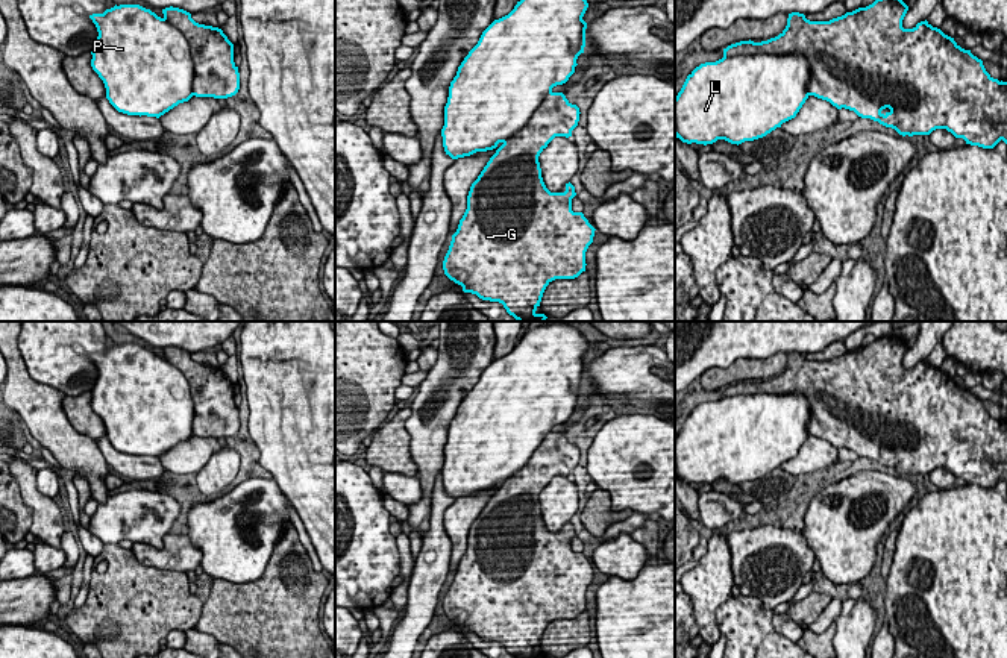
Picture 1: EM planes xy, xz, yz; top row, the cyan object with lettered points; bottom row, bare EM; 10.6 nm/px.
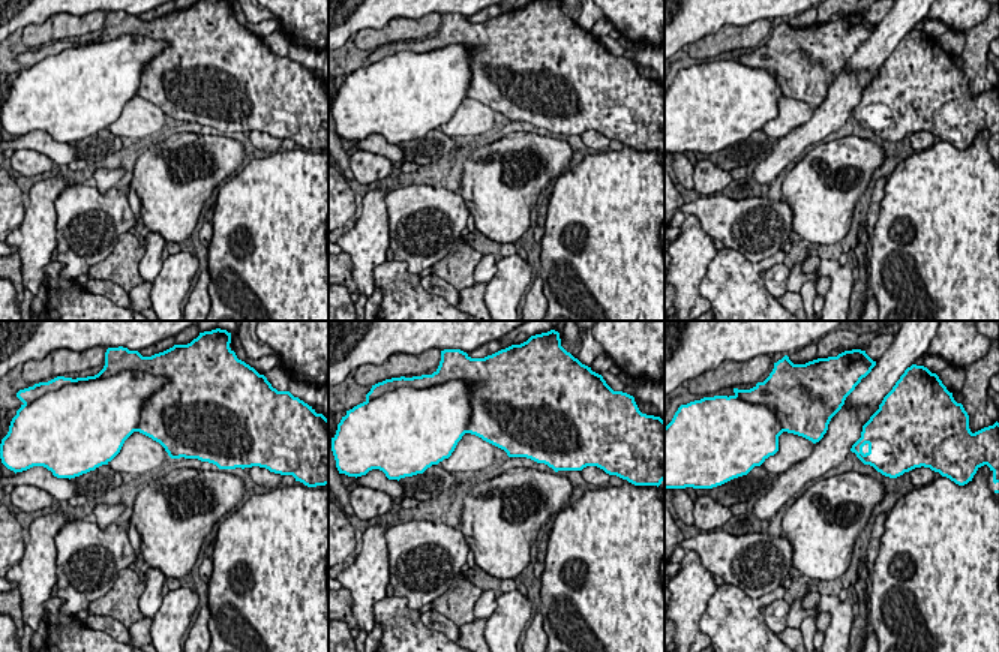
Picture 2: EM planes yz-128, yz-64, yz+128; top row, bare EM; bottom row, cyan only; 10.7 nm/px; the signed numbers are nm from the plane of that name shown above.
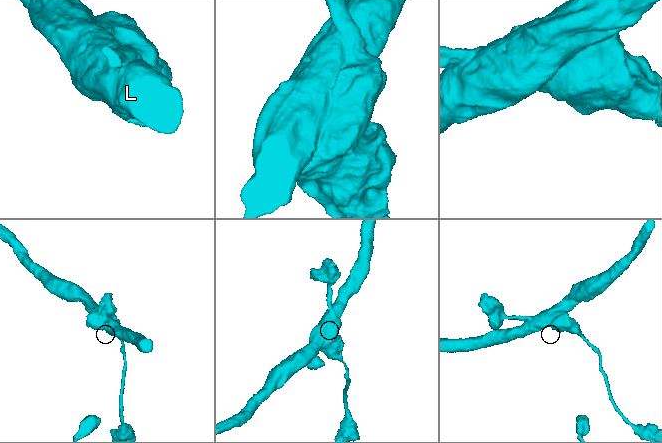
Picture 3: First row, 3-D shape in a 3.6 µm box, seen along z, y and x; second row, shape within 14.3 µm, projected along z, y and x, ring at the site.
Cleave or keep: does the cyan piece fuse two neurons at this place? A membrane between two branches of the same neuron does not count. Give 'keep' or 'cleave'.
cleave

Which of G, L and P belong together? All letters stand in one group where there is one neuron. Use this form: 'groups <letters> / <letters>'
groups G / L P

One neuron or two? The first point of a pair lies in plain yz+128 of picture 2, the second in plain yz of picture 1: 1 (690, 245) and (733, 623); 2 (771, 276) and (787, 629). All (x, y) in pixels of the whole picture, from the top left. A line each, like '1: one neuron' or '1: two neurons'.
1: two neurons
2: one neuron

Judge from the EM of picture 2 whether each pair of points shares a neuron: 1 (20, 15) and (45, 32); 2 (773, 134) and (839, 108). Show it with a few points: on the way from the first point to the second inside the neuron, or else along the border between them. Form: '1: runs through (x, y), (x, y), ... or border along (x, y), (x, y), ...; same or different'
1: border along (53, 15), (44, 23), (30, 23), (23, 29); different
2: border along (815, 108), (806, 122), (777, 140); different

